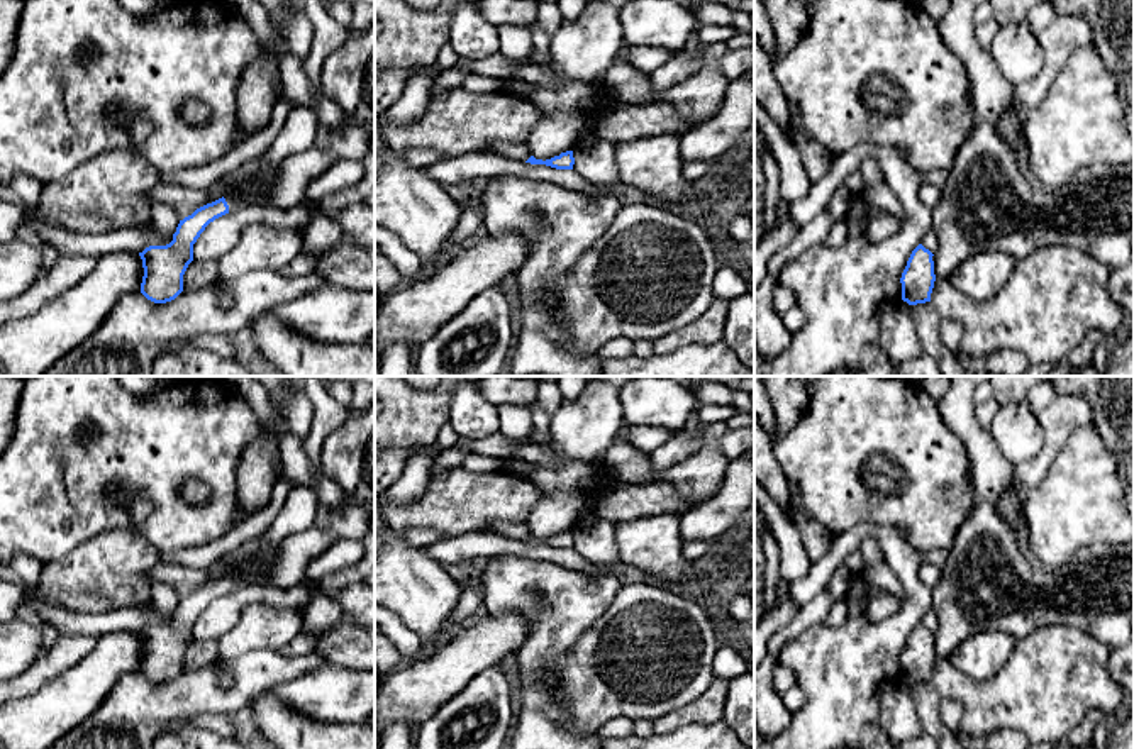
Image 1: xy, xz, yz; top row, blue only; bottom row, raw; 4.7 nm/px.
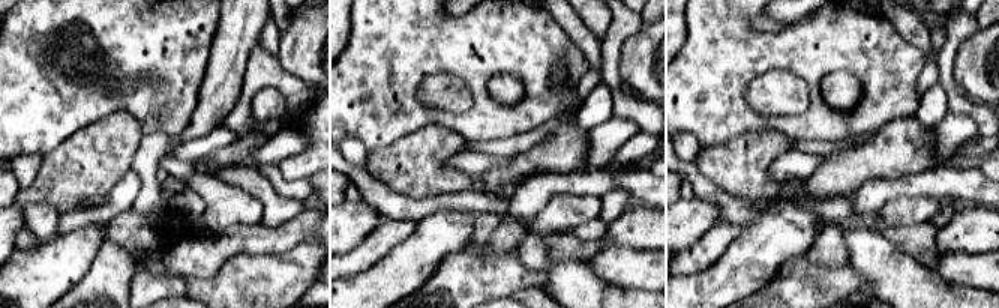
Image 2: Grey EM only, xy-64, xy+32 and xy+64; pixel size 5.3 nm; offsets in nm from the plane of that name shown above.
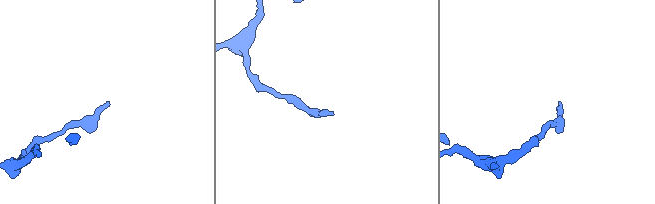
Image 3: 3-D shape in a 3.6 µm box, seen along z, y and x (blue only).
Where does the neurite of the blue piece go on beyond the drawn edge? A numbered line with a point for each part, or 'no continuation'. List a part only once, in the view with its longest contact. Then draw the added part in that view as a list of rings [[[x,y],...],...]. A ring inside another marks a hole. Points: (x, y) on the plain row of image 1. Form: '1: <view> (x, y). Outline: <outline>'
1: xy (294, 554). Outline: [[[317,525],[292,534],[281,541],[276,547],[275,561],[268,568],[264,578],[254,574],[225,574],[229,591],[246,585],[271,585],[271,586],[293,586],[307,581],[307,566],[312,559],[320,556],[329,546],[332,546],[339,535],[331,529],[320,529]]]

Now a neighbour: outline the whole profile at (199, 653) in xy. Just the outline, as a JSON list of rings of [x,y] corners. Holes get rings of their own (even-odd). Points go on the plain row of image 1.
[[[192,641],[183,654],[183,671],[200,669],[217,661],[217,642]]]

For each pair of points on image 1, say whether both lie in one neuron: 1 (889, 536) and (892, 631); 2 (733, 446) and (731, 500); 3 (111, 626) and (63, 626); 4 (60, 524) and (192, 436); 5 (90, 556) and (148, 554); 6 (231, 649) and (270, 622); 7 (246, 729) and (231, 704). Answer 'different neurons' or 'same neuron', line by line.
1: same neuron
2: different neurons
3: same neuron
4: same neuron
5: same neuron
6: same neuron
7: different neurons

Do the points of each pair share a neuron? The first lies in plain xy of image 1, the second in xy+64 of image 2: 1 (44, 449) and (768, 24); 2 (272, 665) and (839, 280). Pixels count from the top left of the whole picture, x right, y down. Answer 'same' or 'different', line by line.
1: different
2: same

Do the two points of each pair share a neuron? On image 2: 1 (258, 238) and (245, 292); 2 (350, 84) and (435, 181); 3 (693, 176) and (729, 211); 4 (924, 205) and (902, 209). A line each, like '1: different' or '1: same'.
1: different
2: different
3: same
4: same

